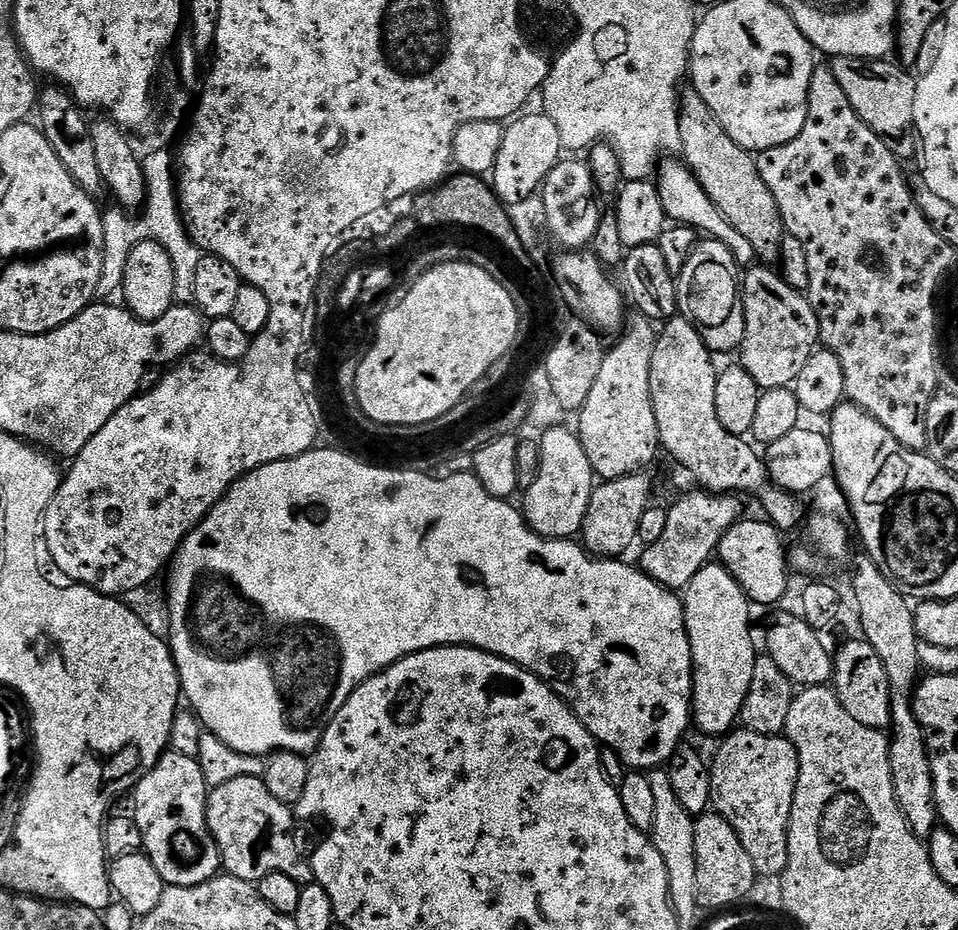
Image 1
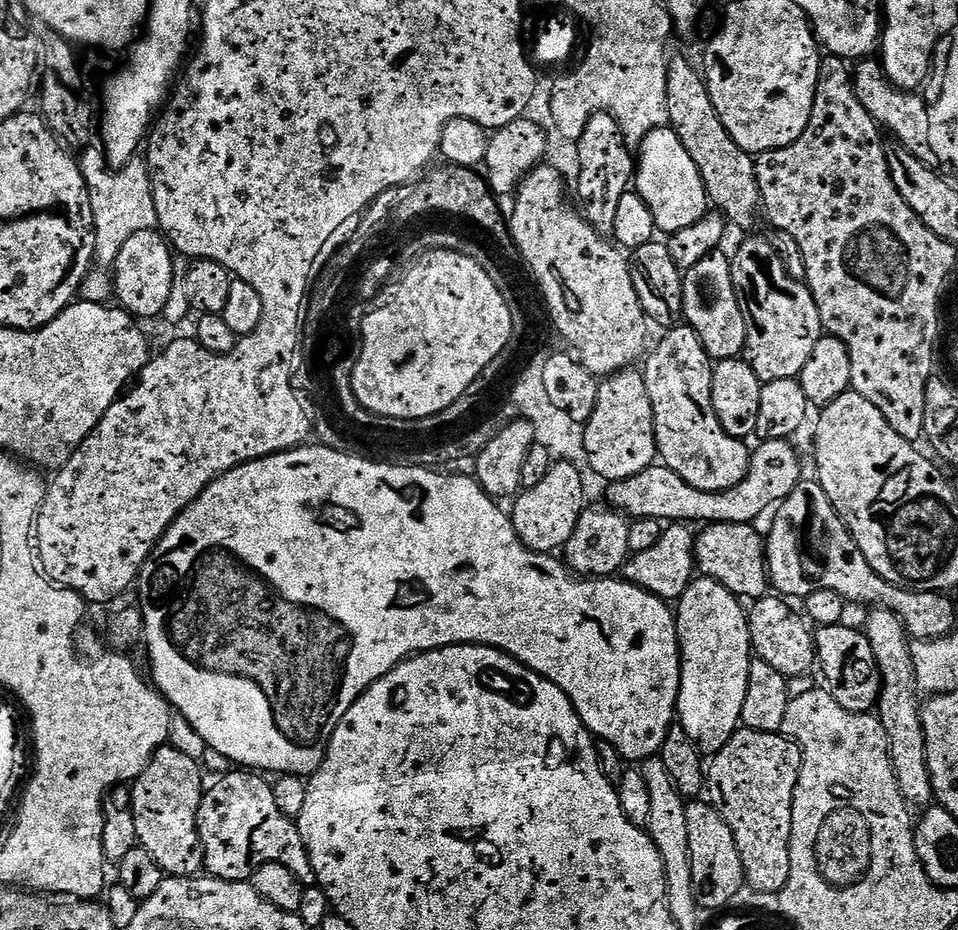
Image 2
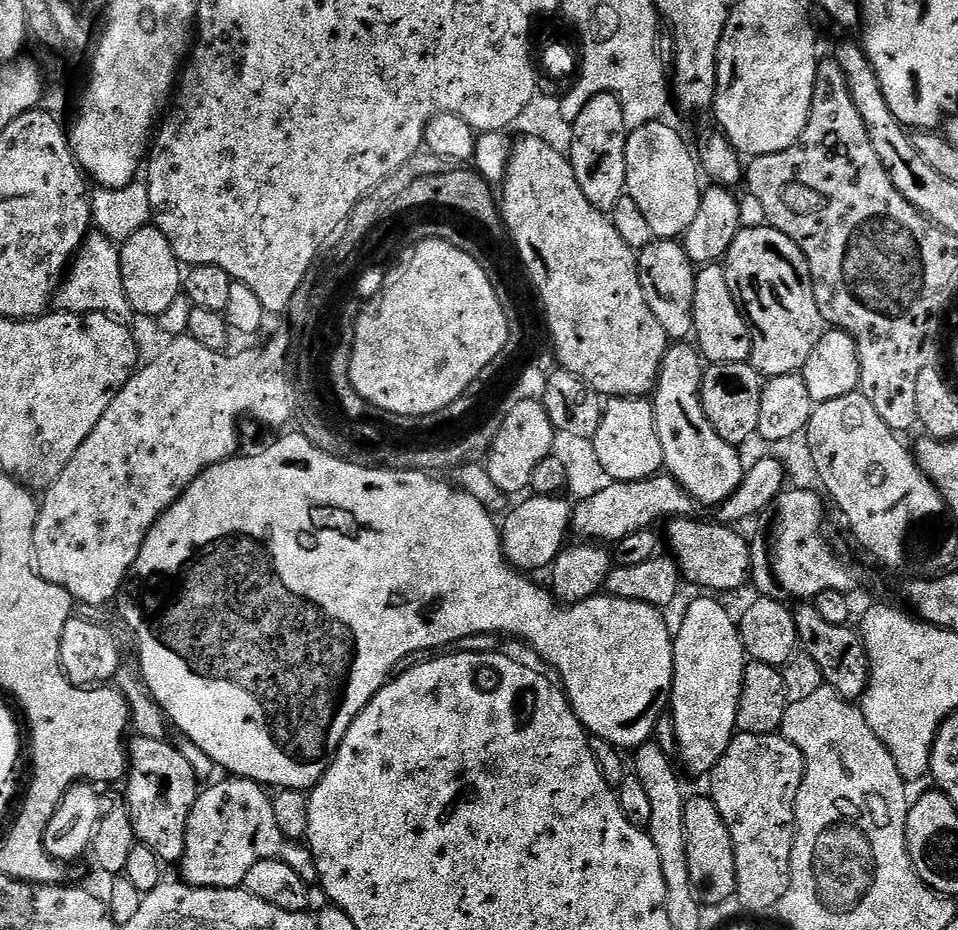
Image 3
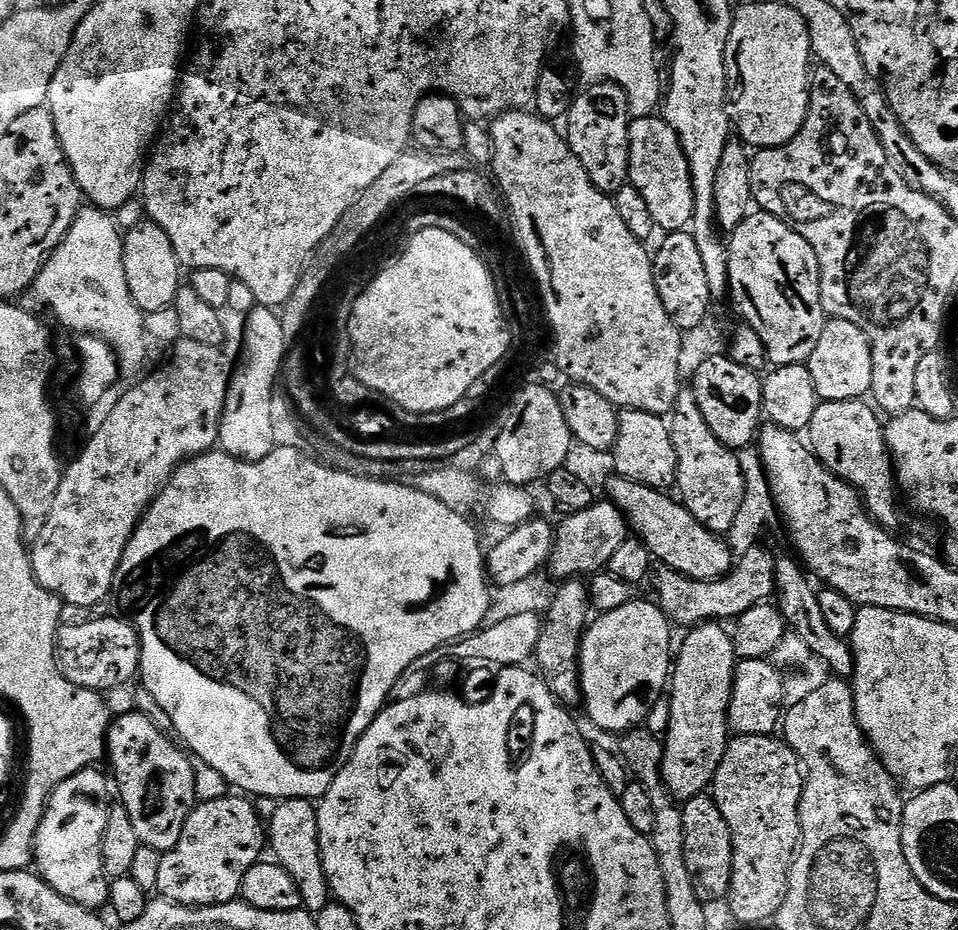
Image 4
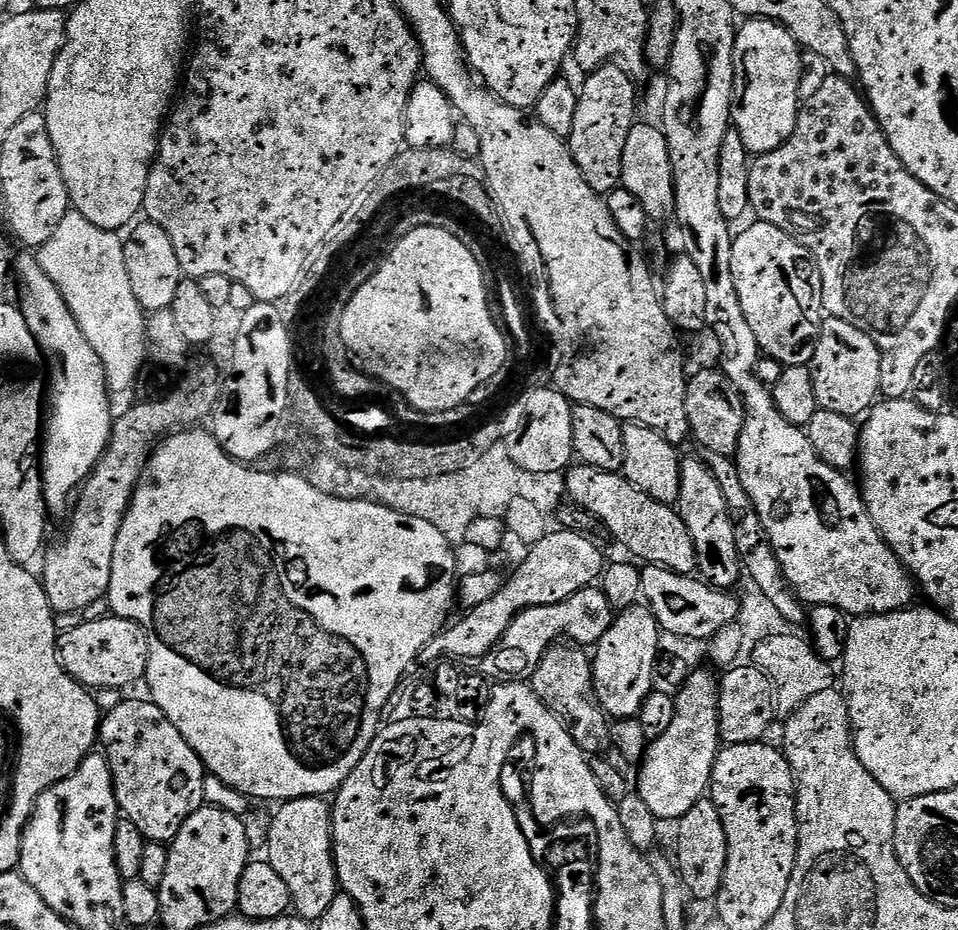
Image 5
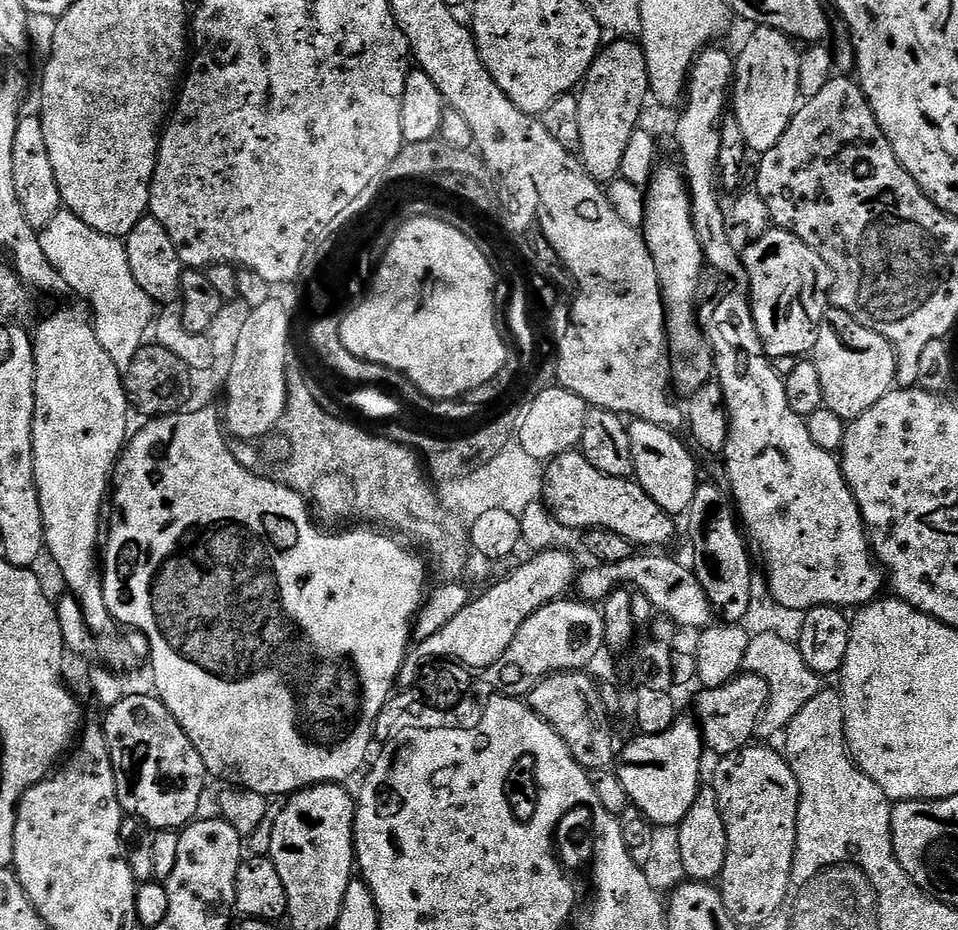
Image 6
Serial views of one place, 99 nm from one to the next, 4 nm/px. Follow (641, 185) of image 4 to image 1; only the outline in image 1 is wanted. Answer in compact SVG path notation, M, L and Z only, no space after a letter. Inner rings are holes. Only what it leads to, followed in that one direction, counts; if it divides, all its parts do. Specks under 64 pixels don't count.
M665 159L659 165L658 175L655 177L654 183L656 189L660 192L662 206L666 210L669 221L675 222L677 225L690 227L695 229L697 233L707 234L709 237L720 240L732 251L737 265L752 266L757 263L754 249L750 247L750 241L742 234L738 234L738 230L734 230L734 226L730 226L726 222L726 218L722 218L718 206L714 206L714 202L710 202L706 190L702 190L698 178L694 178L694 174L683 159Z

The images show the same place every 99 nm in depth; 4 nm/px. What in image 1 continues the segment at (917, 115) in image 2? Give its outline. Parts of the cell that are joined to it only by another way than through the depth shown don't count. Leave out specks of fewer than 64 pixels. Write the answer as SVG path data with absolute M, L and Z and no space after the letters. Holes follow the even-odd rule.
M833 56L830 67L834 78L838 78L838 86L850 98L850 106L854 106L854 114L874 130L888 144L889 150L897 160L907 162L918 152L918 140L914 135L914 94L917 77L911 76L907 67L899 63L891 64L891 59L863 60L849 56Z

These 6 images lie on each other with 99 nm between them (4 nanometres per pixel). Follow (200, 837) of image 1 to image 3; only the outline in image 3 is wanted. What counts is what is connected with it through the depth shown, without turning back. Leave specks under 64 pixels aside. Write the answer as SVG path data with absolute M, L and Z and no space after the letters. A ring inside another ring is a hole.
M137 735L132 744L127 745L128 770L126 773L126 785L128 784L128 797L126 803L128 813L132 816L132 825L136 831L136 839L139 843L150 846L154 854L158 854L161 862L179 862L184 856L186 846L186 822L190 818L190 810L194 806L198 795L198 781L191 769L189 762L177 750L175 743L167 739L155 740Z

